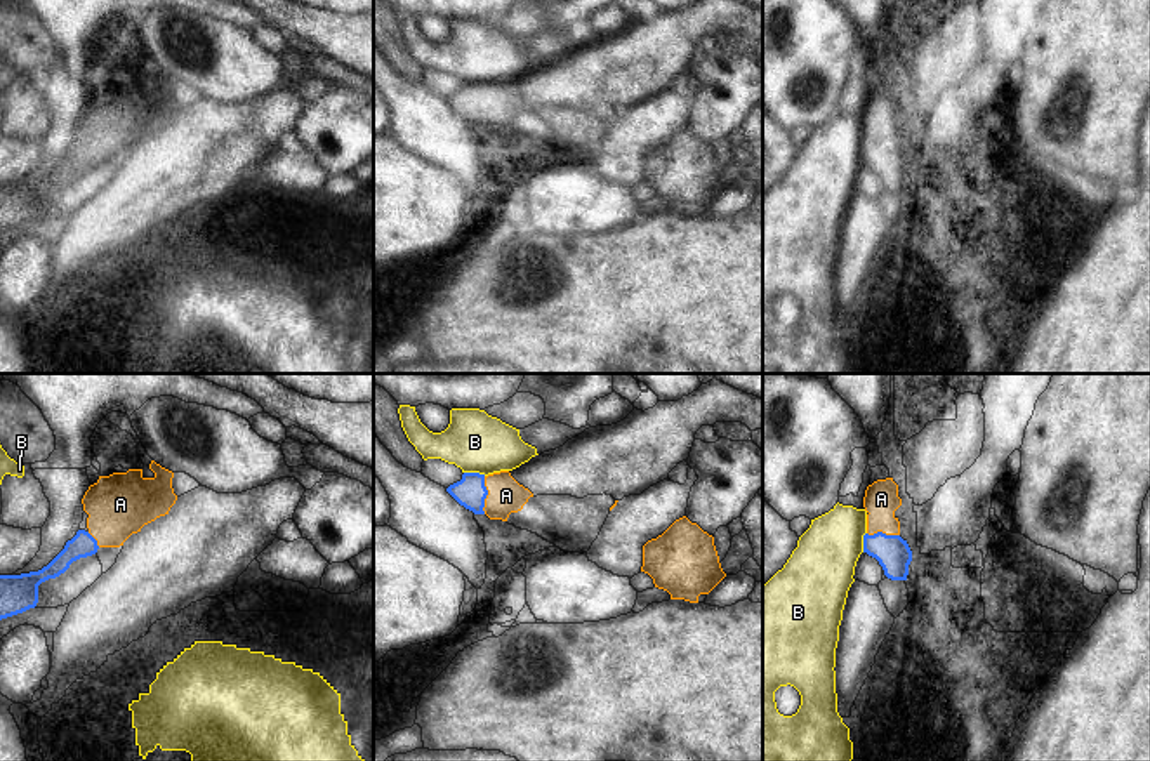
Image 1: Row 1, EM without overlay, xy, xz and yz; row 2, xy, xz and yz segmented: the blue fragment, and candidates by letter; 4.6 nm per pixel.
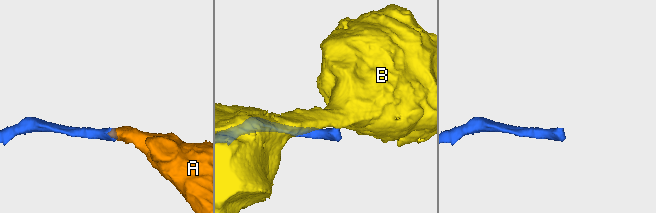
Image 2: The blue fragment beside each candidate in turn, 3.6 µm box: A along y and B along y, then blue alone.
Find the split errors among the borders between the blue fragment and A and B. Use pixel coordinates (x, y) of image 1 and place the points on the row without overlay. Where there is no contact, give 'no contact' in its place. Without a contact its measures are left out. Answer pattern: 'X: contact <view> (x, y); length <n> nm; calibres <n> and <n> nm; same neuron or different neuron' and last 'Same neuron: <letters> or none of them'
A: contact xz (487, 105); length 180 nm; calibres 140 and 170 nm; same neuron
B: contact xz (475, 84); length 110 nm; calibres 140 and 280 nm; different neuron
Same neuron: A

